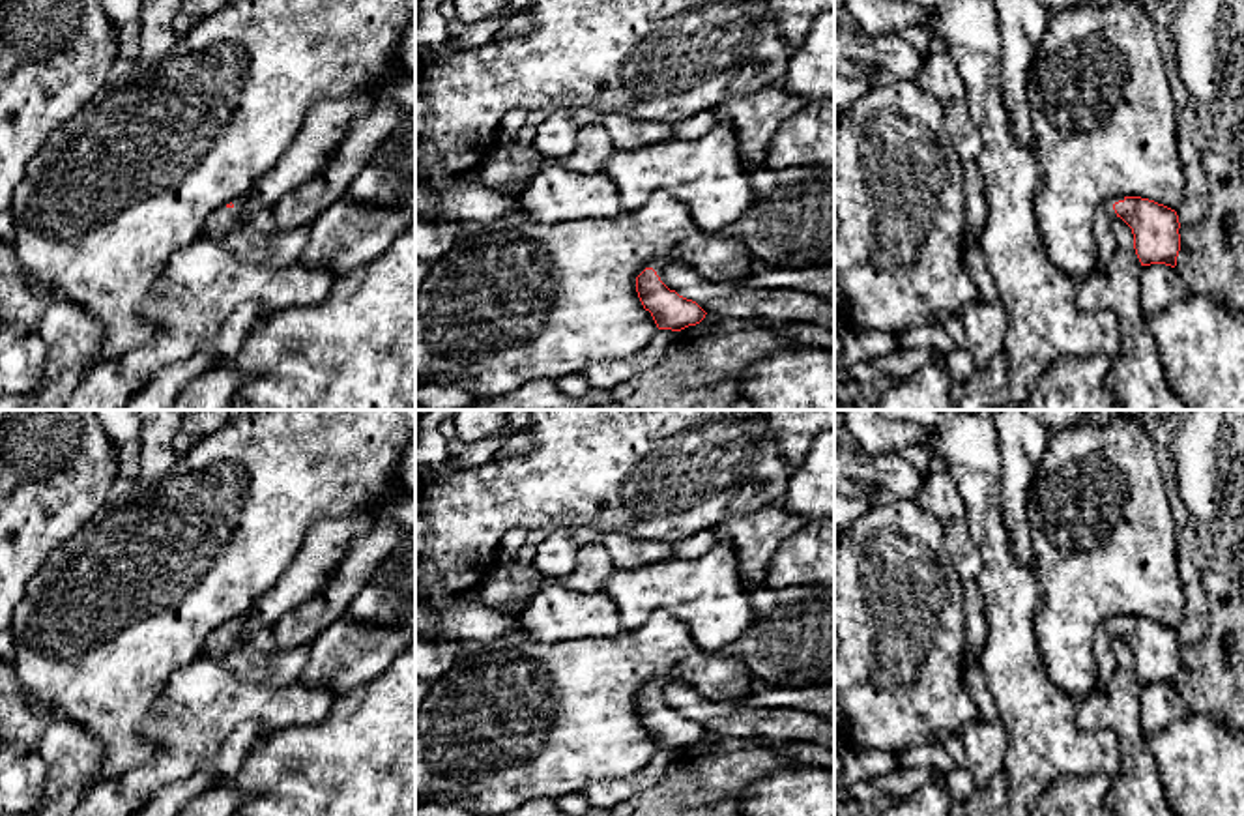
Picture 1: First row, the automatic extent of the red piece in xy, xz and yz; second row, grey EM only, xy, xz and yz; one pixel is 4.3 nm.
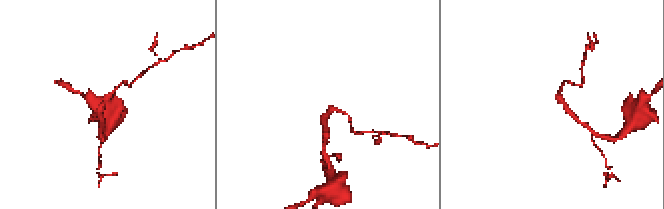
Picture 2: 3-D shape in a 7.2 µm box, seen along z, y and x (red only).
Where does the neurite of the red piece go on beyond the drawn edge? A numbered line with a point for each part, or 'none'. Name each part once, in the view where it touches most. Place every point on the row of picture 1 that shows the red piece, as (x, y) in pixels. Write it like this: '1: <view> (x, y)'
1: yz (1104, 218)

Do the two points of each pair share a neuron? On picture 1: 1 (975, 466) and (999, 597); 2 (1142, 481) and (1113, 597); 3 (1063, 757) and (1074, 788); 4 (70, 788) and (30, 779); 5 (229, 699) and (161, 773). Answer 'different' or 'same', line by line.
1: same
2: same
3: different
4: different
5: same

